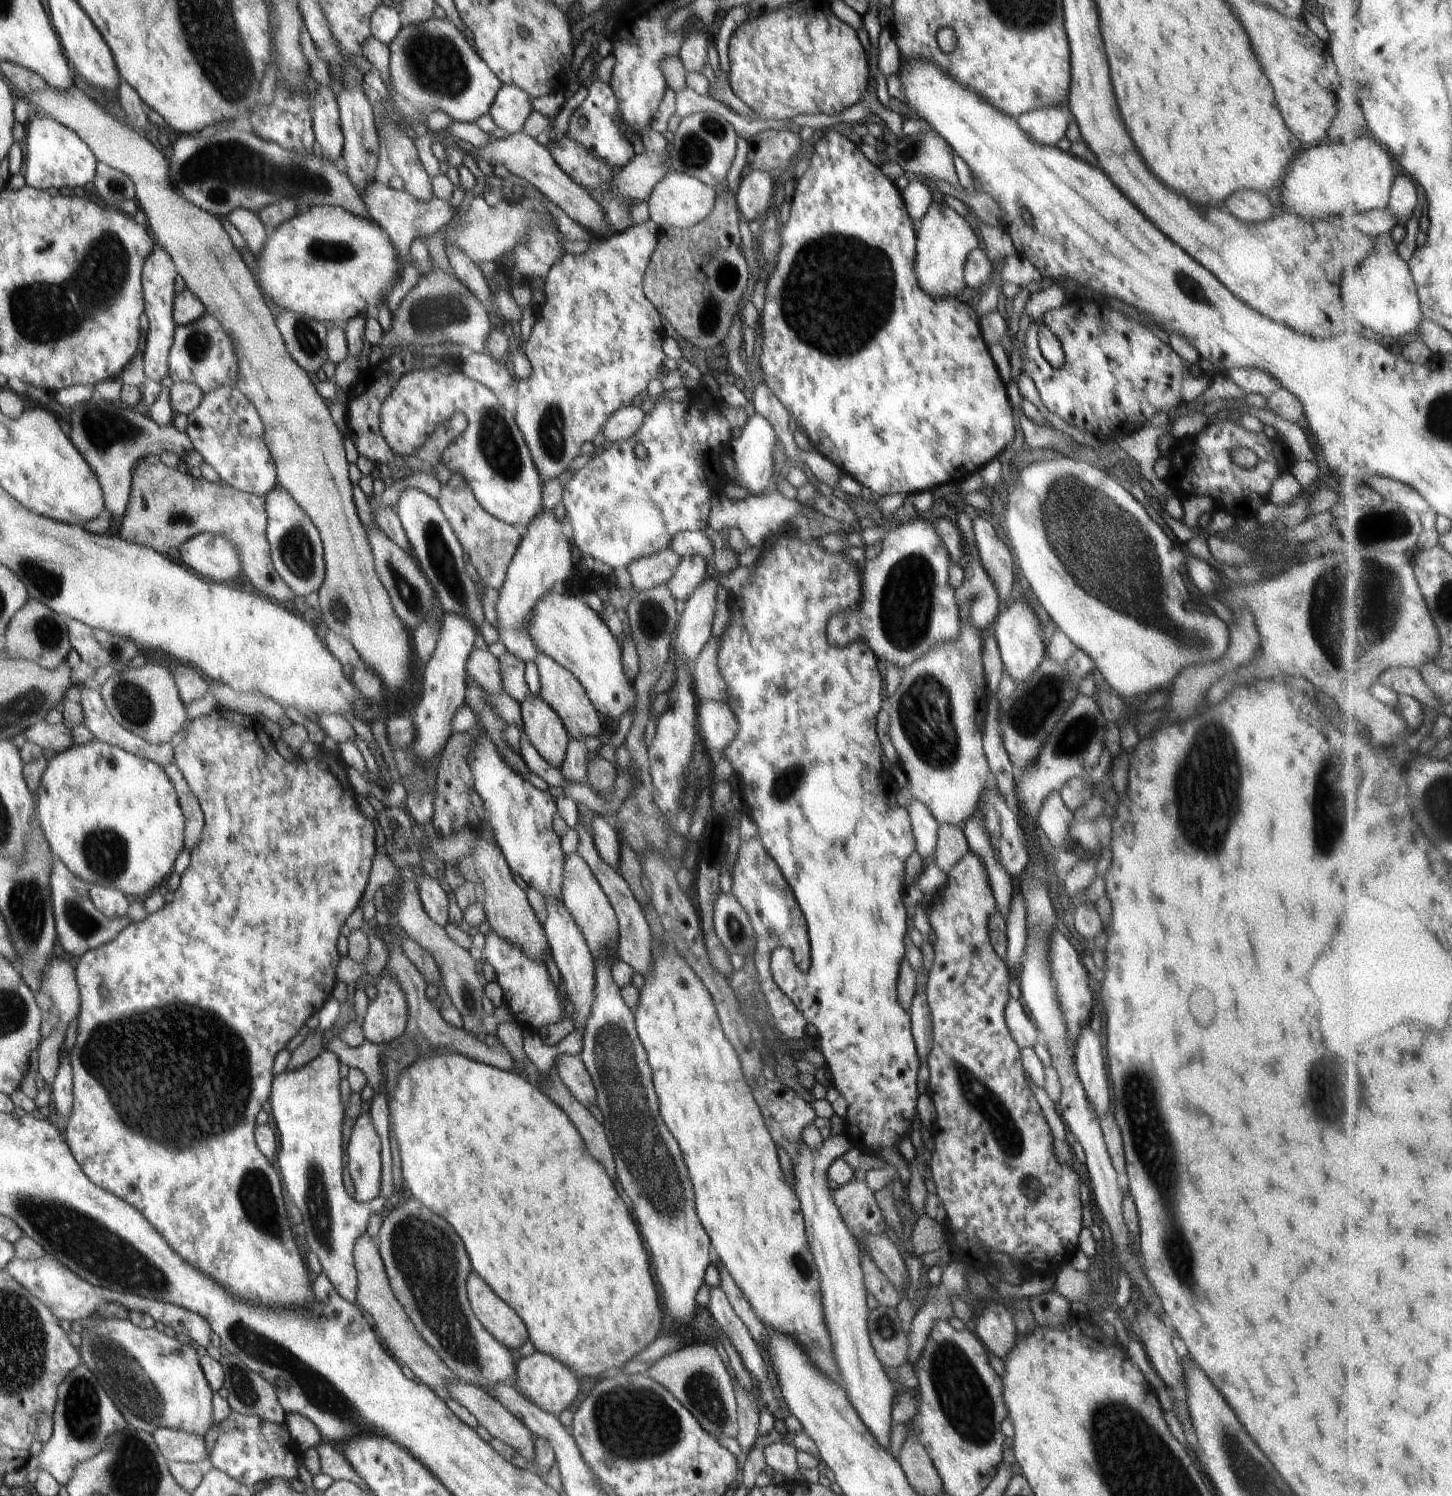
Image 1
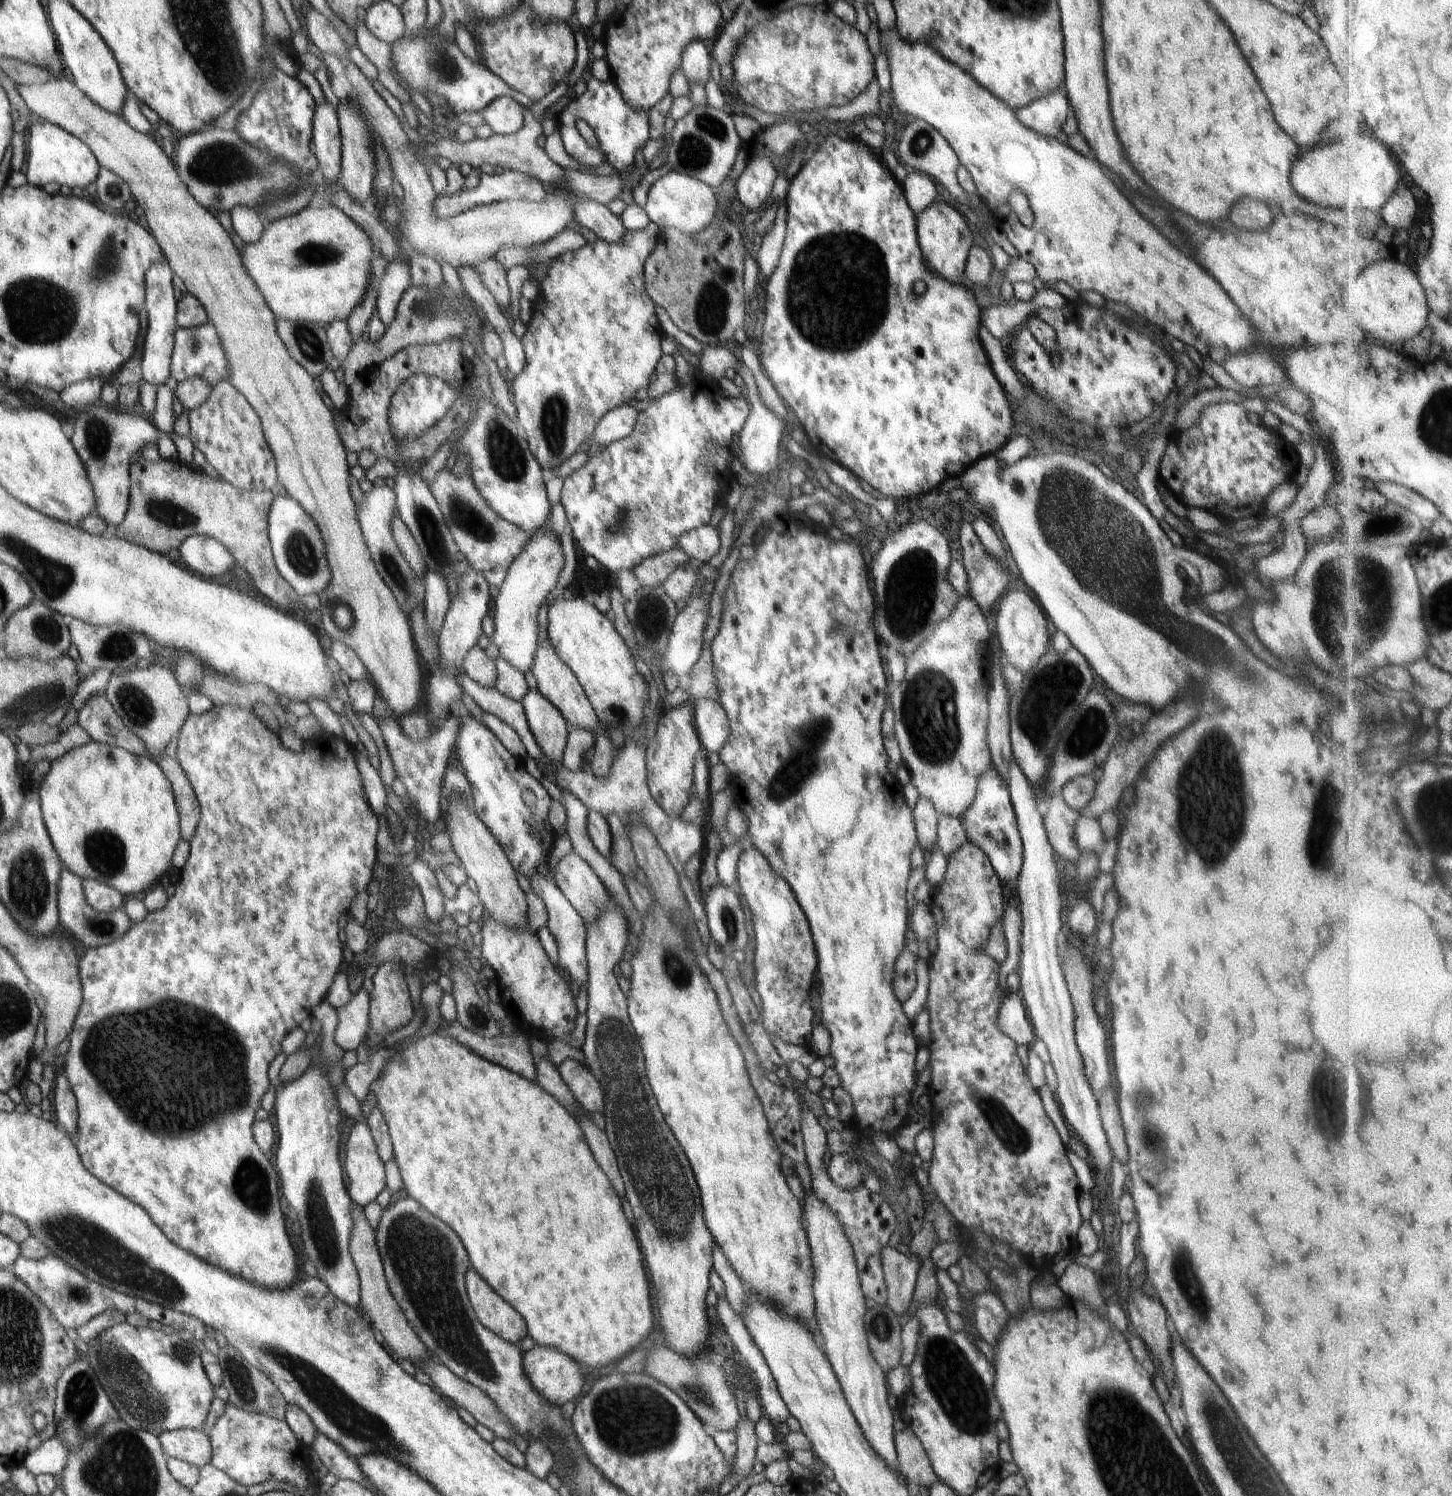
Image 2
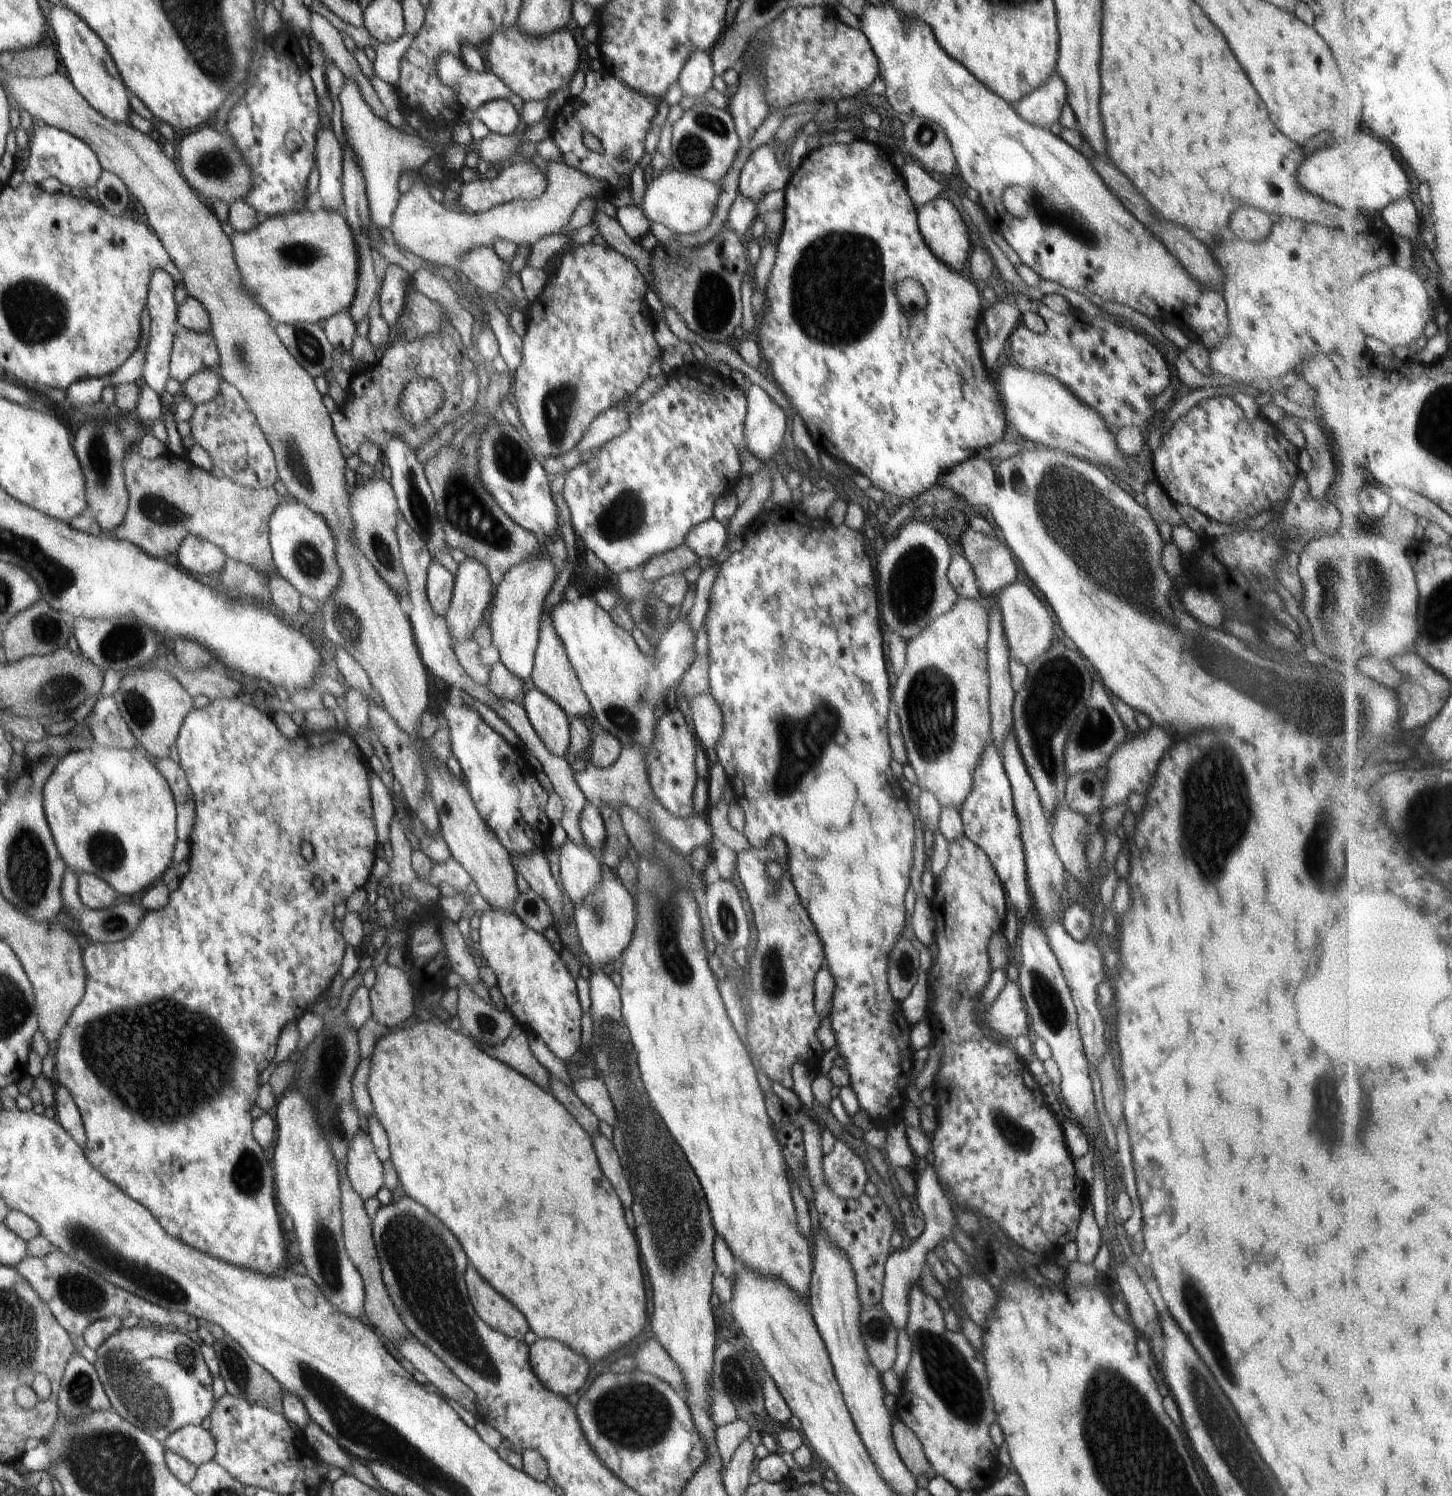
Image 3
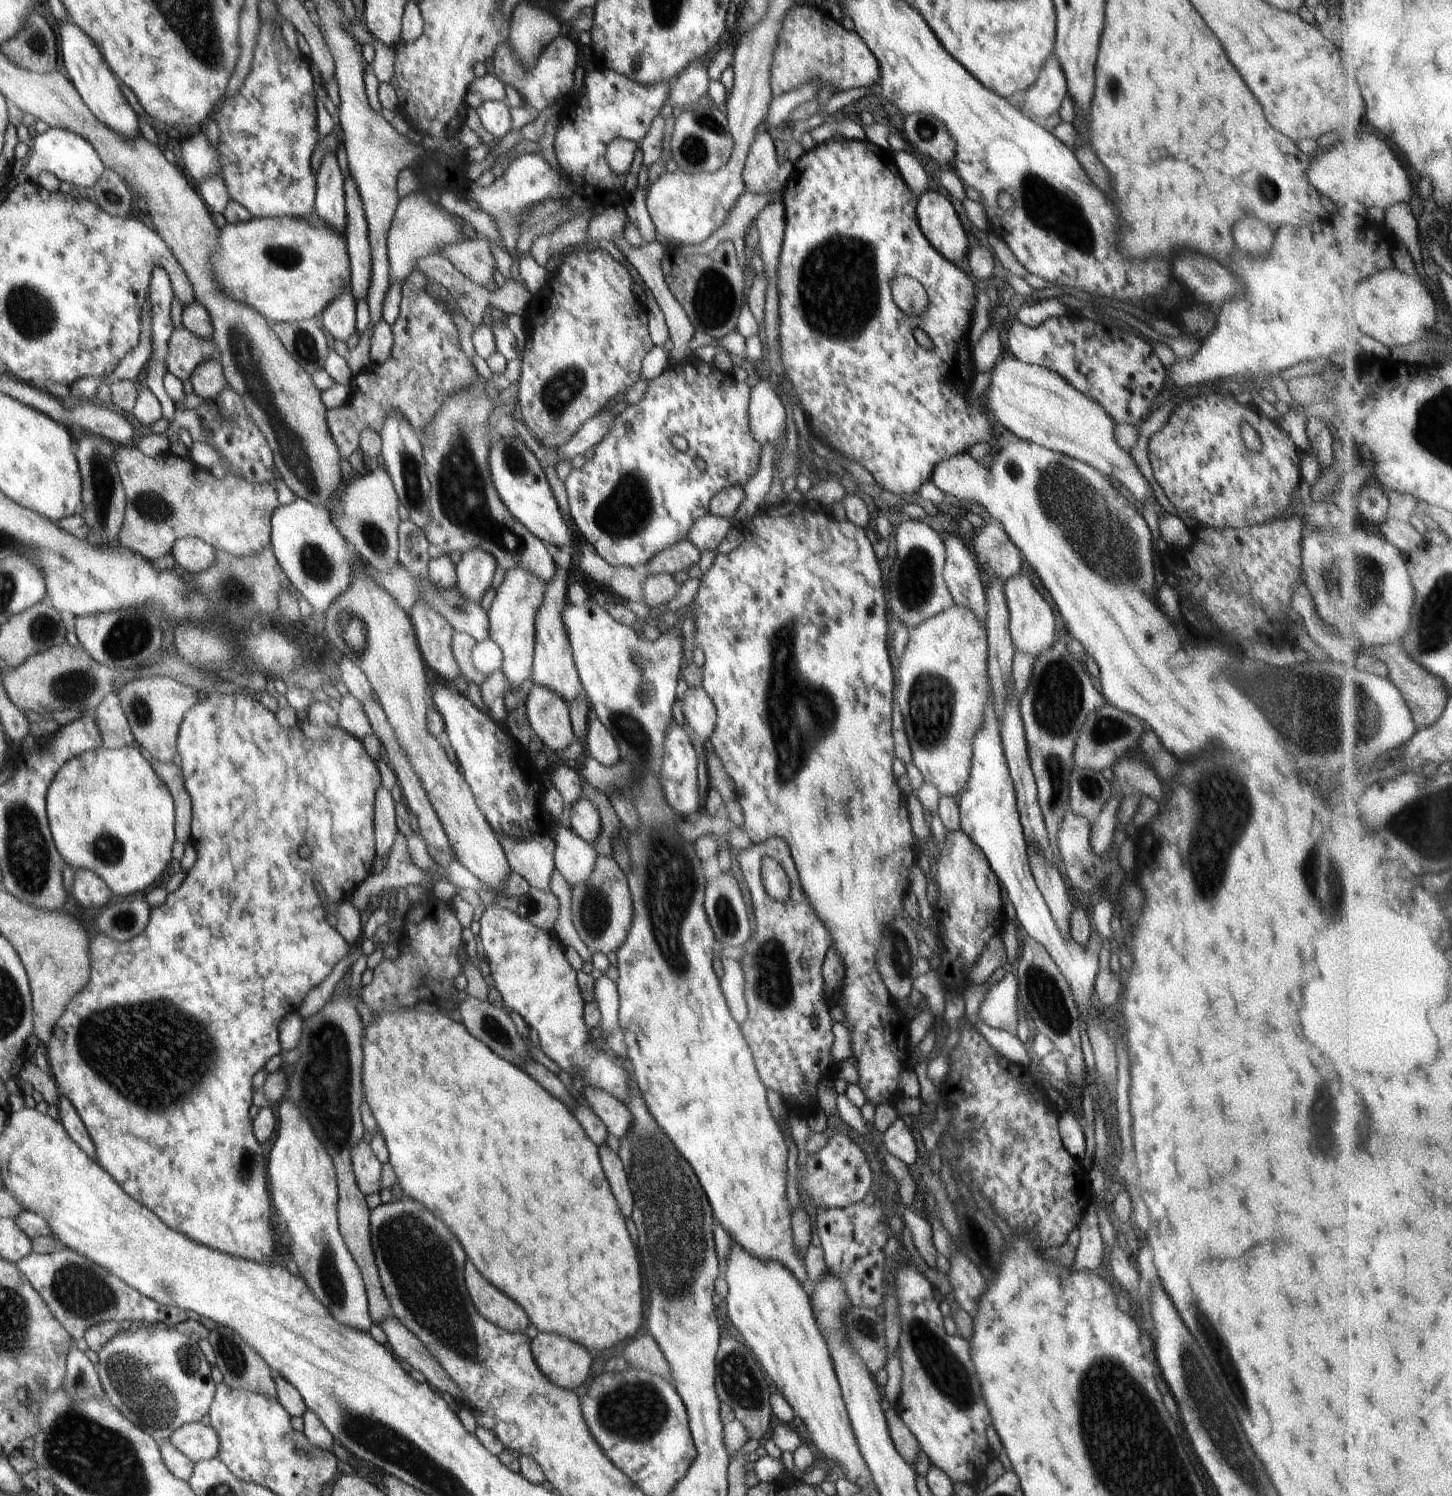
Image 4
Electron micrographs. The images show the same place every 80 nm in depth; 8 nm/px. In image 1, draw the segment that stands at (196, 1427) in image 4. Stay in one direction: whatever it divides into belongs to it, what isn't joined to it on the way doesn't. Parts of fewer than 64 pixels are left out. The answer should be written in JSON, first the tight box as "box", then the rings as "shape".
{"box":[152,1427,207,1463],"shape":[[[158,1427],[152,1436],[168,1463],[197,1463],[207,1457],[202,1437],[164,1427]]]}

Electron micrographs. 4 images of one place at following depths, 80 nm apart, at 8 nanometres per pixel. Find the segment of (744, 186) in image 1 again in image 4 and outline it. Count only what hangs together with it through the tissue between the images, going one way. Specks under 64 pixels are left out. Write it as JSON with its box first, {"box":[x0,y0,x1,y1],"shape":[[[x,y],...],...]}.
{"box":[742,129,793,195],"shape":[[[758,129],[752,144],[750,145],[746,162],[743,166],[742,180],[745,190],[757,195],[768,195],[769,193],[782,192],[788,177],[793,171],[793,163],[780,165],[776,159],[776,149],[770,135]]]}

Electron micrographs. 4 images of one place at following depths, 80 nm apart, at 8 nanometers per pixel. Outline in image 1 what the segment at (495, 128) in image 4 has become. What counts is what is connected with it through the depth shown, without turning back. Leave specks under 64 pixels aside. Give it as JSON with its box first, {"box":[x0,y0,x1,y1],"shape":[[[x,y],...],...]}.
{"box":[489,85,535,133],"shape":[[[502,85],[489,114],[498,128],[506,132],[520,133],[530,114],[535,114],[531,96],[514,85]]]}

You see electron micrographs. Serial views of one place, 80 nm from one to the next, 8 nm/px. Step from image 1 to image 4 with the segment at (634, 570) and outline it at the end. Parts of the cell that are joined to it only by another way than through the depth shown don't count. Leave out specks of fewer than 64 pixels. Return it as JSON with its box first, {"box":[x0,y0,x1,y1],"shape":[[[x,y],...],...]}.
{"box":[647,540,700,575],"shape":[[[688,540],[673,544],[670,548],[655,554],[647,563],[650,575],[671,574],[689,570],[700,560],[700,551]]]}

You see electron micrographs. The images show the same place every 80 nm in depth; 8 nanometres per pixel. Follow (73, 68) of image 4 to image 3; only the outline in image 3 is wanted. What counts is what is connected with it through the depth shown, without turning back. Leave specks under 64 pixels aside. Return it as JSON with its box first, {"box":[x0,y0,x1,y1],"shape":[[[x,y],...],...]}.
{"box":[50,2,131,124],"shape":[[[64,2],[50,6],[50,26],[54,30],[60,58],[66,66],[74,88],[86,99],[86,102],[91,104],[94,110],[102,113],[106,118],[113,120],[116,124],[128,123],[131,110],[130,93],[122,82],[119,70],[110,53],[107,52],[106,45],[102,44],[102,40],[98,40],[98,36],[92,32],[88,24],[79,19]]]}

